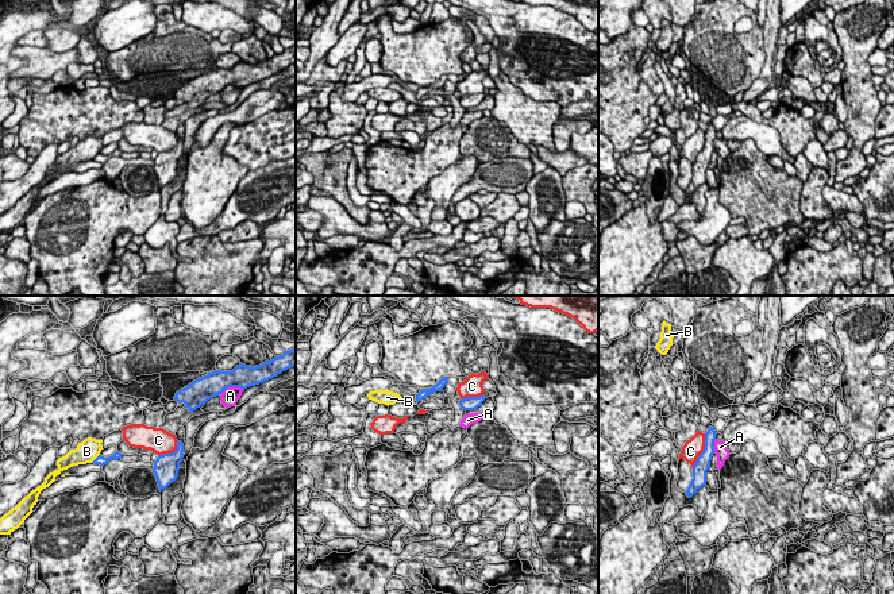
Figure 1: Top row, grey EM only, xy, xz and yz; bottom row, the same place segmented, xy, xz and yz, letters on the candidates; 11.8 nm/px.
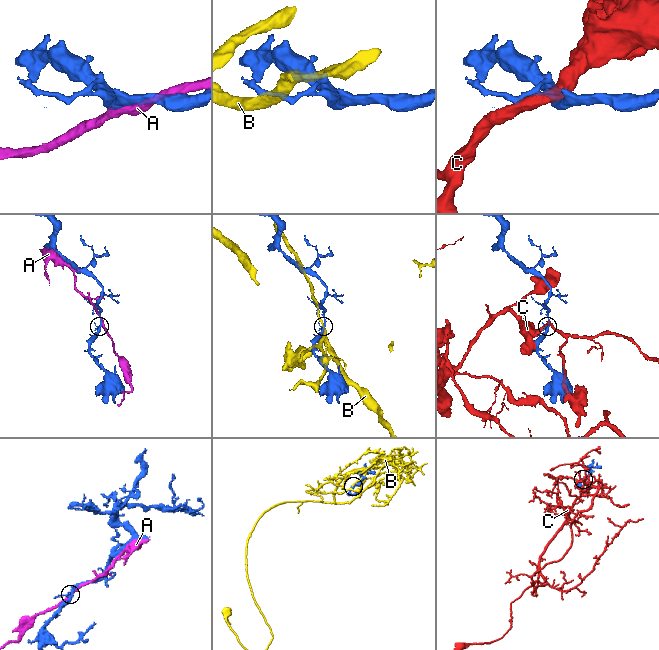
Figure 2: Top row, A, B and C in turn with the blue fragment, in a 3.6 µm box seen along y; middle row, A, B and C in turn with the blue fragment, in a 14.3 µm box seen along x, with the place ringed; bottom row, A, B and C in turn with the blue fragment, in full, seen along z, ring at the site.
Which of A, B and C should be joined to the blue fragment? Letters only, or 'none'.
none

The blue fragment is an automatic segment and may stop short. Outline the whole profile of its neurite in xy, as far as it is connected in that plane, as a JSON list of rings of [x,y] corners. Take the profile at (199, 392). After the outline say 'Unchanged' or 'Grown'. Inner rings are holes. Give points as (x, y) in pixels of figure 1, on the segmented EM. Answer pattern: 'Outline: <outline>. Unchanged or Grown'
Outline: [[[296,347],[255,367],[240,363],[232,371],[208,373],[177,392],[174,400],[184,402],[184,408],[193,412],[209,398],[221,394],[227,387],[247,389],[269,381],[293,366],[296,366]]]. Unchanged

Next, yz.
Outline: [[[713,425],[709,427],[708,432],[705,433],[705,448],[693,466],[693,479],[685,491],[689,498],[691,498],[698,489],[706,485],[706,471],[710,470],[712,455],[714,454],[716,435],[717,433]]]. Unchanged

